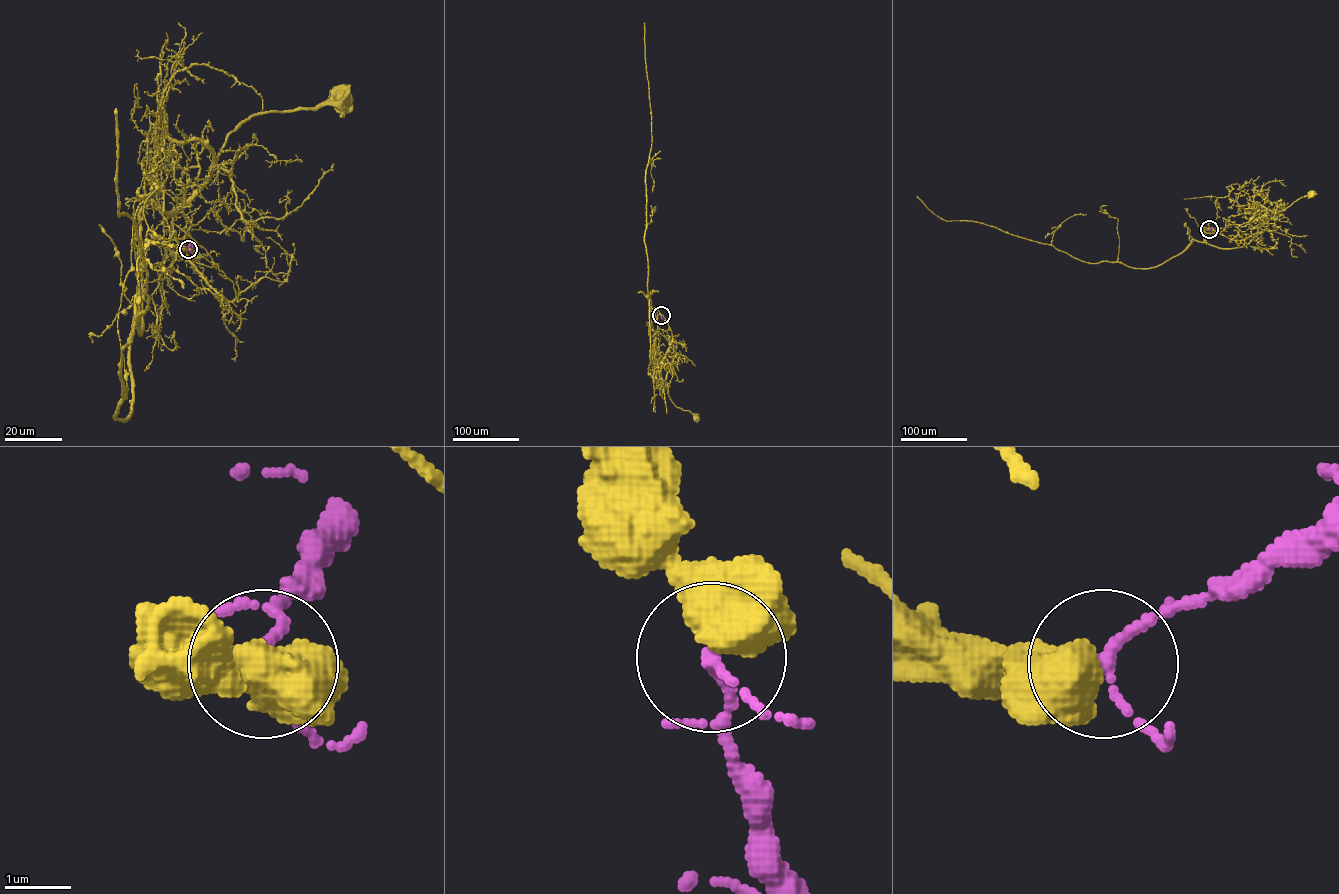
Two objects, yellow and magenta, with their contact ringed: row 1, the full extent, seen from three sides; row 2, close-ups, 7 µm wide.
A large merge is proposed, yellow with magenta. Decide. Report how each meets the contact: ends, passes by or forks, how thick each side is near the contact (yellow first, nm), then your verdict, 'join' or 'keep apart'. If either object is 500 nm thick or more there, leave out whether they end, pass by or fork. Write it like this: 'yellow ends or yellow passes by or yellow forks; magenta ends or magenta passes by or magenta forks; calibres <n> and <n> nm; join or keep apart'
calibres 750 and 150 nm; keep apart

